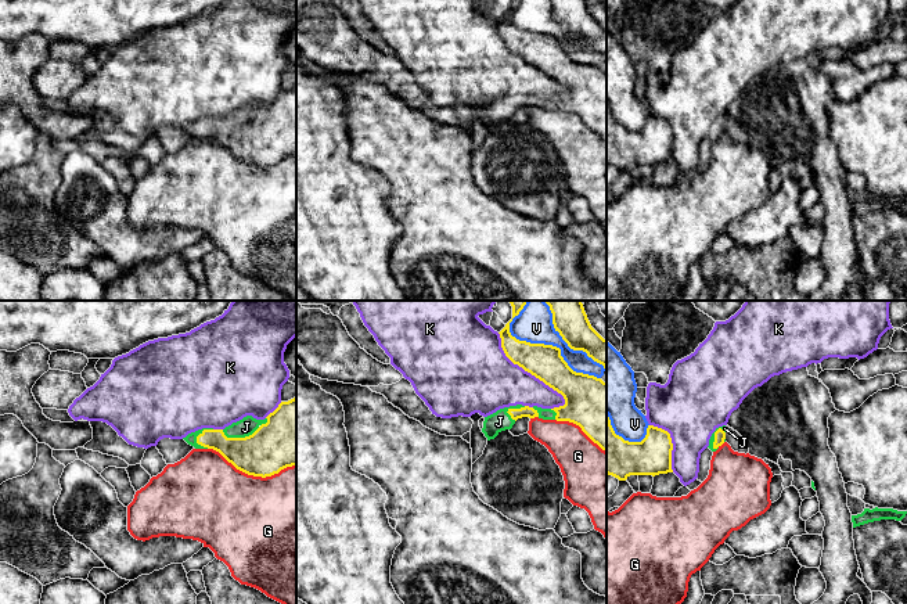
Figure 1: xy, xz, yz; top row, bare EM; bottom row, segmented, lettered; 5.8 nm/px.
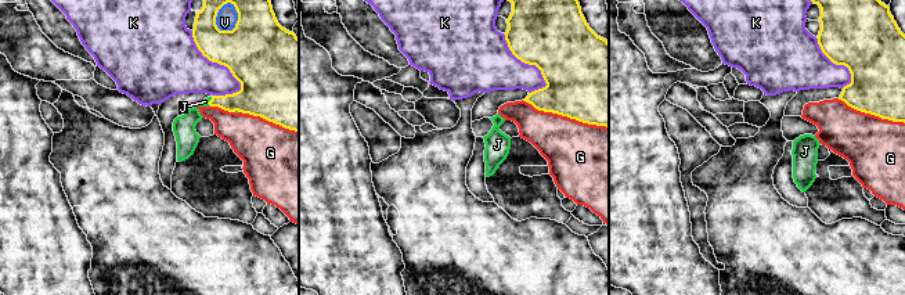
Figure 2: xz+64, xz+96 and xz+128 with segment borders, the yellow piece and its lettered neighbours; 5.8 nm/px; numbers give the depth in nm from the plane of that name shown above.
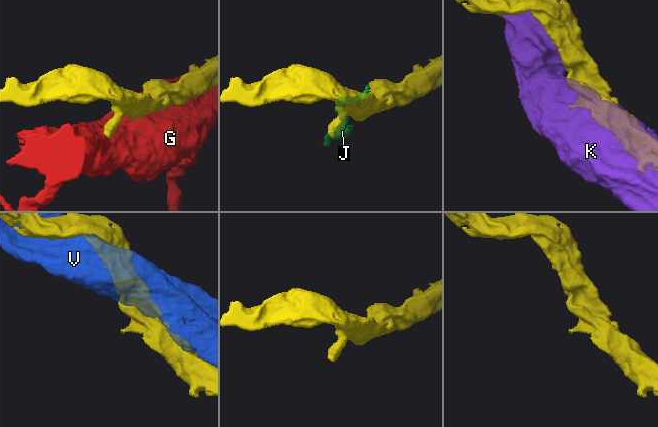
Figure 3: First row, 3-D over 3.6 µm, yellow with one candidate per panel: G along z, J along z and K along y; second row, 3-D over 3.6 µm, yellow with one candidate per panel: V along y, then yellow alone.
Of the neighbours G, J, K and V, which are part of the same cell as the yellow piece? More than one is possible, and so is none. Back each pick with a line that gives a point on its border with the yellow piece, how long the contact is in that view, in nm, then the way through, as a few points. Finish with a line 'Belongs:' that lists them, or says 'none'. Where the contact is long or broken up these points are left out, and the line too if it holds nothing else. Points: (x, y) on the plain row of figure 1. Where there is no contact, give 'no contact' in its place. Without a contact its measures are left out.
J: xy (245, 126) | 280 nm
Belongs: J

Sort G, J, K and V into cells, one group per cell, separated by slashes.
G / J / K / V

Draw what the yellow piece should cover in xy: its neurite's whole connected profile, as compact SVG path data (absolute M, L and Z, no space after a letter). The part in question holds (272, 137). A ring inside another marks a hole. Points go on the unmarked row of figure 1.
M296 86L281 91L264 109L246 105L224 119L202 118L183 127L195 139L219 141L237 159L253 166L271 166L287 157L296 155Z

